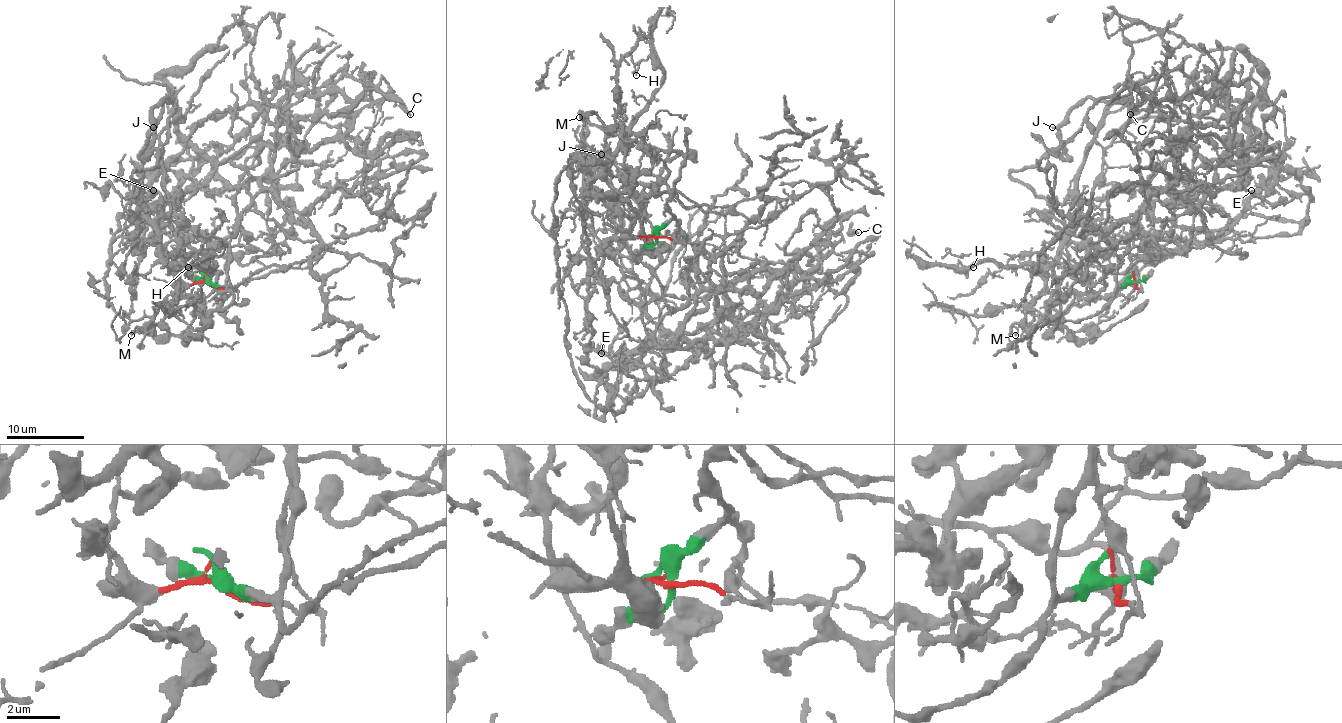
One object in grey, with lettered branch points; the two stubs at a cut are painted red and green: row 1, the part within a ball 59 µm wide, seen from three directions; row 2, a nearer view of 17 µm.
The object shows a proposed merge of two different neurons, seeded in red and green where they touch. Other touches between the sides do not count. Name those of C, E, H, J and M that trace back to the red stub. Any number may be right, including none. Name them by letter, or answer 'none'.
H, J, M

